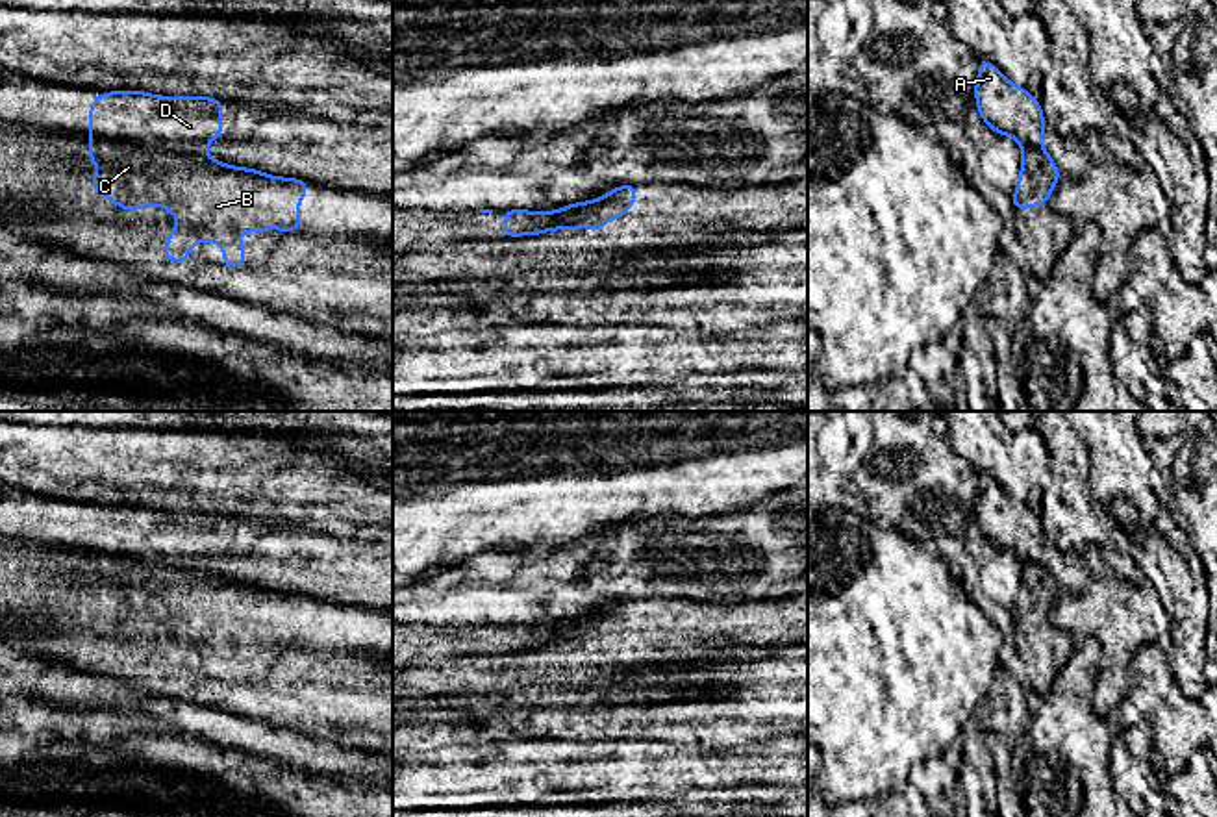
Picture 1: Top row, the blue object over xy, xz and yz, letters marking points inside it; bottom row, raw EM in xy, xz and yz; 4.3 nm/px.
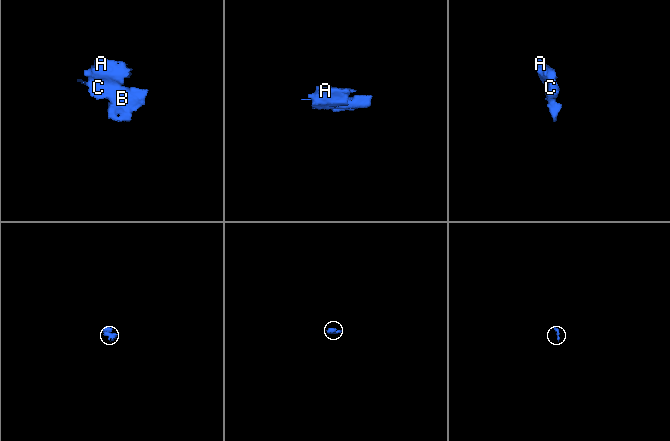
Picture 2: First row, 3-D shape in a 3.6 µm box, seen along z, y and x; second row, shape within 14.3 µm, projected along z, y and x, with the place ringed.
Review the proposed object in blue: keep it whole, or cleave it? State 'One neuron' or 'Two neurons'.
Two neurons

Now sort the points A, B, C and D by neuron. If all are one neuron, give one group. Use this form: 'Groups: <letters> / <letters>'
Groups: A D / B C

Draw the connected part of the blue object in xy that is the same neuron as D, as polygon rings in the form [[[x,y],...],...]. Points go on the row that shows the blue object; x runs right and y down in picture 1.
[[[130,89],[111,91],[96,94],[96,98],[89,104],[89,133],[104,141],[126,141],[148,150],[211,159],[211,156],[206,152],[206,145],[222,135],[222,100],[211,96],[161,96]]]

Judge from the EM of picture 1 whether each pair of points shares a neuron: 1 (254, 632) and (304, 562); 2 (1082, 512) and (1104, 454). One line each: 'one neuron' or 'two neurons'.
1: two neurons
2: two neurons

